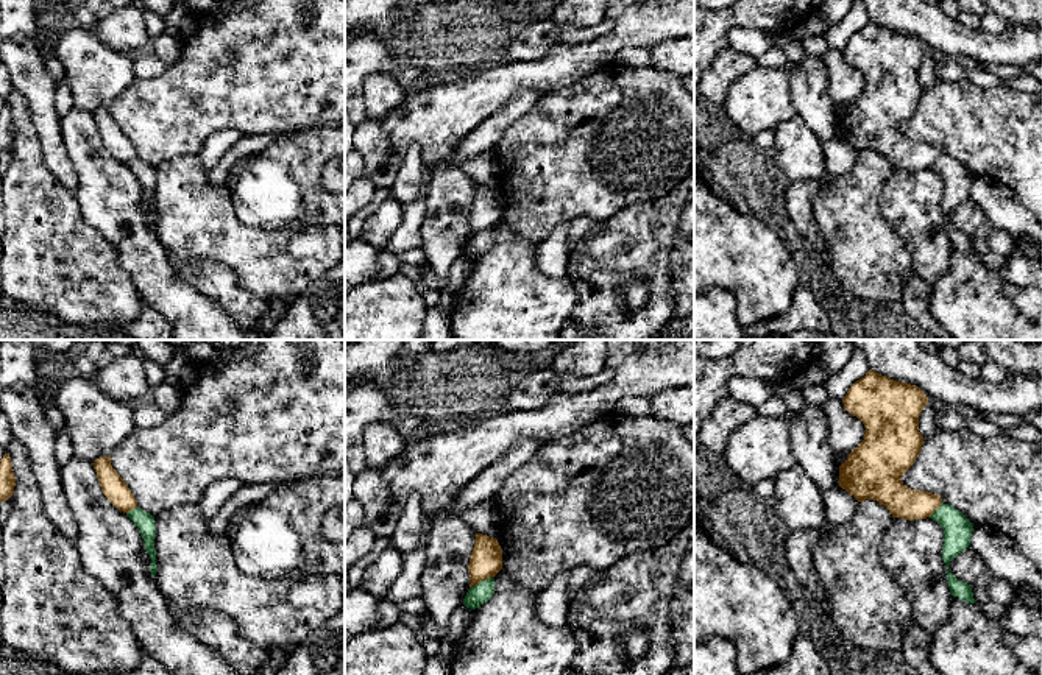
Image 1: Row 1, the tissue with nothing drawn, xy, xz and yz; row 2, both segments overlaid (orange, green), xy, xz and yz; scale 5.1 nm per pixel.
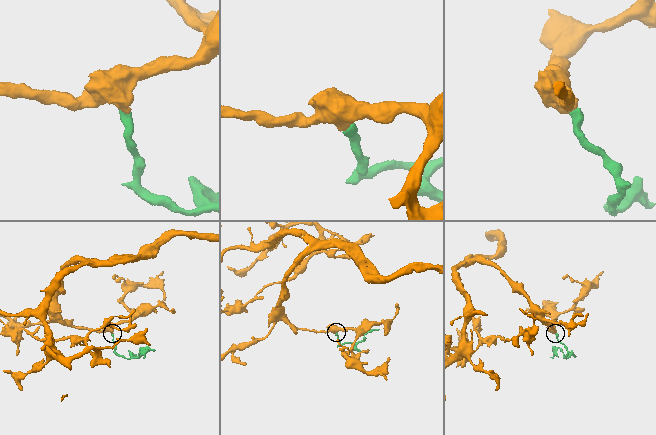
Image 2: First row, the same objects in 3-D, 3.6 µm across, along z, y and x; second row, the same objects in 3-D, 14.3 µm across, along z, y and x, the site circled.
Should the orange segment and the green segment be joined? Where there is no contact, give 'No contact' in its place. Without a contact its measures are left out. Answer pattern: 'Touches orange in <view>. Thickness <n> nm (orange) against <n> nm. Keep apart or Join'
Touches orange in xz. Thickness 170 nm (orange) against 100 nm. Keep apart

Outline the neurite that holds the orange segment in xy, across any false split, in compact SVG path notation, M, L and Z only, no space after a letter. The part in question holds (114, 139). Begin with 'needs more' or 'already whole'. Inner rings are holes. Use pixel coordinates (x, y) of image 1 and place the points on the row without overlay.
already whole; M111 106L100 108L92 115L97 123L103 145L115 159L123 164L137 159L134 145L123 133L123 129L117 125L117 122L112 118Z

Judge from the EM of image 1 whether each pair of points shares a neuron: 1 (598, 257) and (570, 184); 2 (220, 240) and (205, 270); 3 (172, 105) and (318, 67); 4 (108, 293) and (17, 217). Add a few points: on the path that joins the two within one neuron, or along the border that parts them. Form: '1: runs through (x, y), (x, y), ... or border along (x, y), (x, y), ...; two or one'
1: border along (630, 204), (599, 223); two
2: border along (175, 262), (214, 259), (228, 265), (239, 282); two
3: runs through (208, 89), (241, 70), (283, 67); one
4: runs through (86, 281), (39, 234); one

